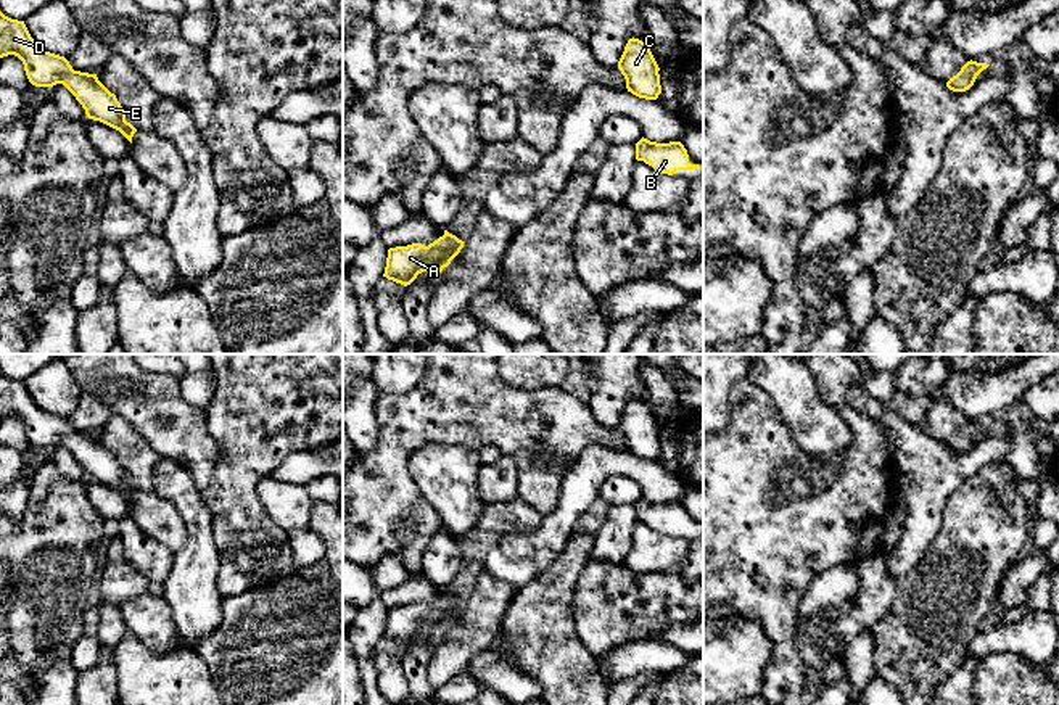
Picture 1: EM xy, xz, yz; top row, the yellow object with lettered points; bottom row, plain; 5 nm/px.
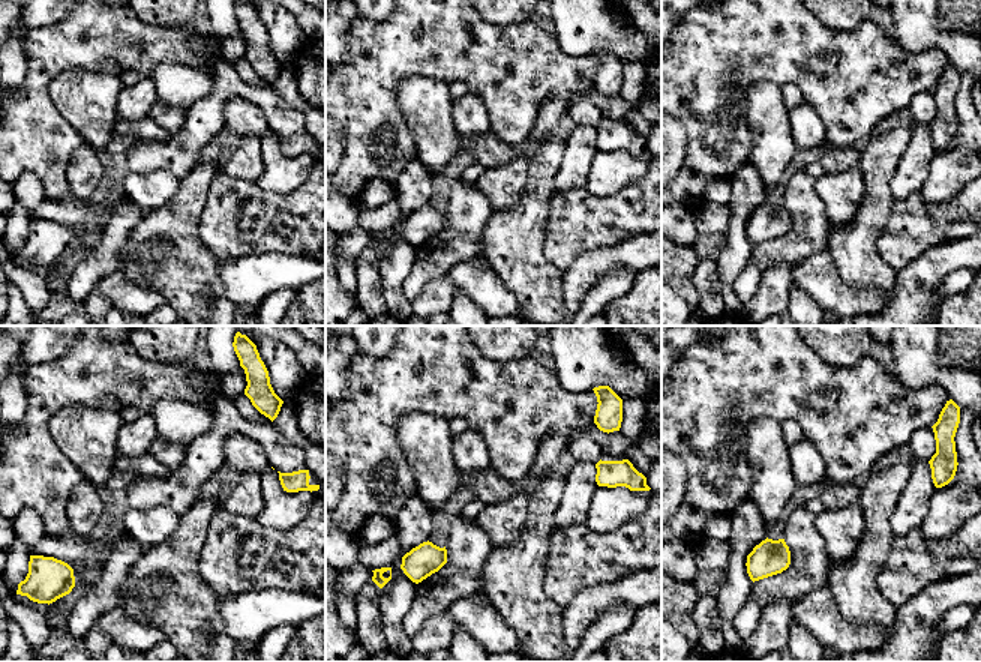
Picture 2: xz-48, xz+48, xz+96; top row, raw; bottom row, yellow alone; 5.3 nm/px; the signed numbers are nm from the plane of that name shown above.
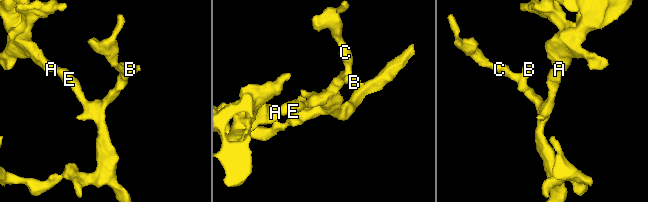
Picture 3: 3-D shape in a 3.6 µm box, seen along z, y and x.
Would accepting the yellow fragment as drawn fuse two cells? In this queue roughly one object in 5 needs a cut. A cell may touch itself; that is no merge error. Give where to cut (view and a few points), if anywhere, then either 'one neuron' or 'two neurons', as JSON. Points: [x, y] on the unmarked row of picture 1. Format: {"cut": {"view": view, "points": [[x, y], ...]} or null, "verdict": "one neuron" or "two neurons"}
{"cut": null, "verdict": "one neuron"}

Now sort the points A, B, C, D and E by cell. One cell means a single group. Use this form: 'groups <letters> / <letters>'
groups A B C D E

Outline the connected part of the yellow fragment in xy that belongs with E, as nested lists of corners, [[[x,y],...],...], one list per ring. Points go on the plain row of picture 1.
[[[0,372],[0,418],[14,415],[23,425],[29,443],[35,447],[53,447],[63,444],[82,465],[89,480],[100,481],[116,491],[119,491],[130,504],[137,489],[126,481],[126,472],[97,438],[97,435],[74,431],[64,417],[45,412],[31,398],[24,381],[11,380]]]

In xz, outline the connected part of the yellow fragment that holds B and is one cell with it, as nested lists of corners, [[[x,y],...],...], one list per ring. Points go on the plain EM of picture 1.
[[[642,497],[636,504],[636,520],[668,536],[673,536],[676,531],[700,530],[698,525],[689,523],[687,510],[681,502],[657,504]]]

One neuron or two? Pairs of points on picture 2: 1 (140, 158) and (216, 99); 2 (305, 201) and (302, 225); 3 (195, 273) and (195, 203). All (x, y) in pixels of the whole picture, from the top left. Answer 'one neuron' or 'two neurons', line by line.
1: one neuron
2: one neuron
3: one neuron

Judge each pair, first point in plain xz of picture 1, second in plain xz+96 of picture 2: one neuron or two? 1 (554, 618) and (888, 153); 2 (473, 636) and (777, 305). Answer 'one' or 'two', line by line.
1: one
2: two

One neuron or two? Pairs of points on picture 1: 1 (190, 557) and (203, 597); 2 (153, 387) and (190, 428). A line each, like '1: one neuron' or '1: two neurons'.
1: one neuron
2: one neuron

